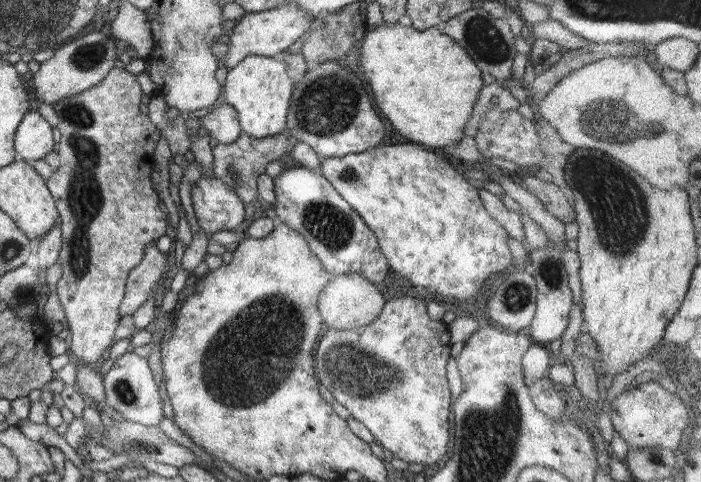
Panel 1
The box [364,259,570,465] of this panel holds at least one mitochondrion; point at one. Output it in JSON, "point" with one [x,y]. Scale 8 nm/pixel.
{"point":[516,296]}

